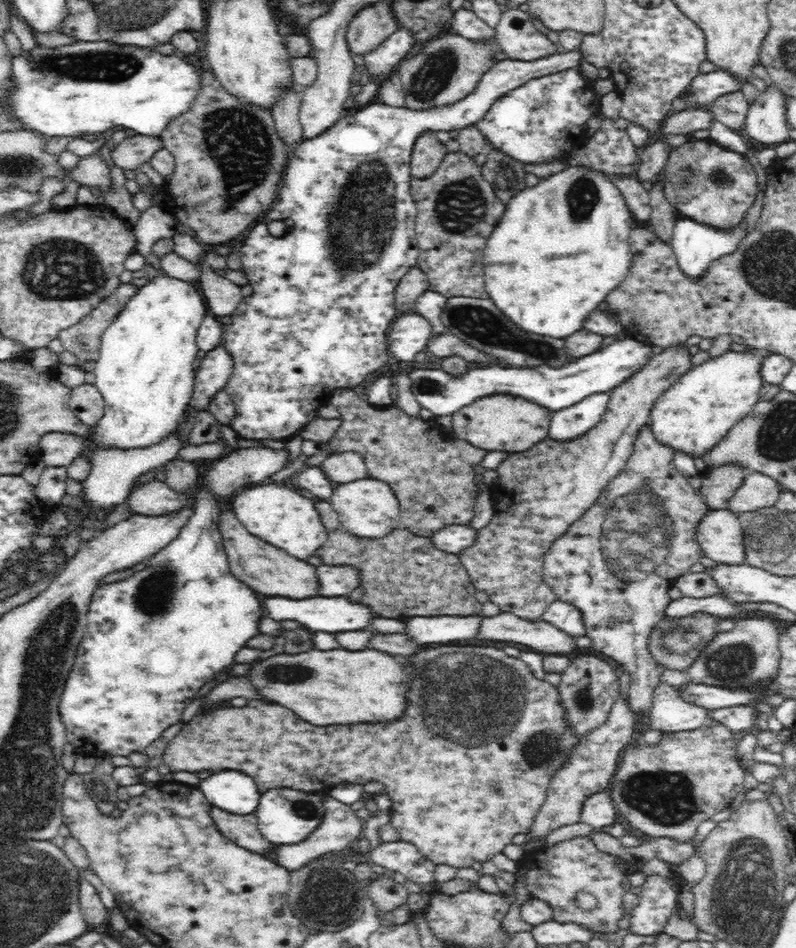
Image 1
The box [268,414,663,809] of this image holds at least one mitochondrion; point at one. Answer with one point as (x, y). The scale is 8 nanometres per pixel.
(472, 709)

